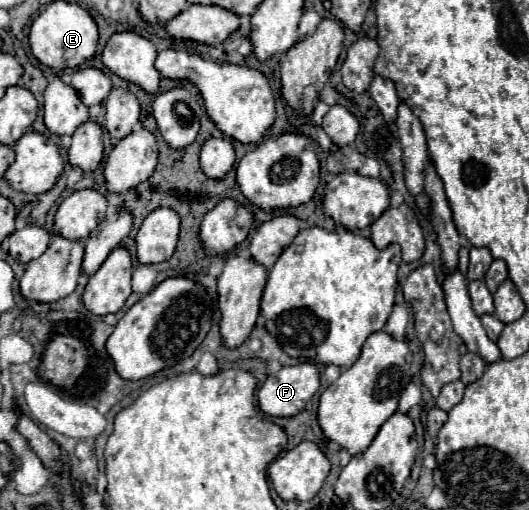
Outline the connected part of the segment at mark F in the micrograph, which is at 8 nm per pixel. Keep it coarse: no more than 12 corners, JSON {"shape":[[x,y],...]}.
{"shape":[[314,364],[284,366],[258,390],[268,416],[296,416],[320,388]]}

